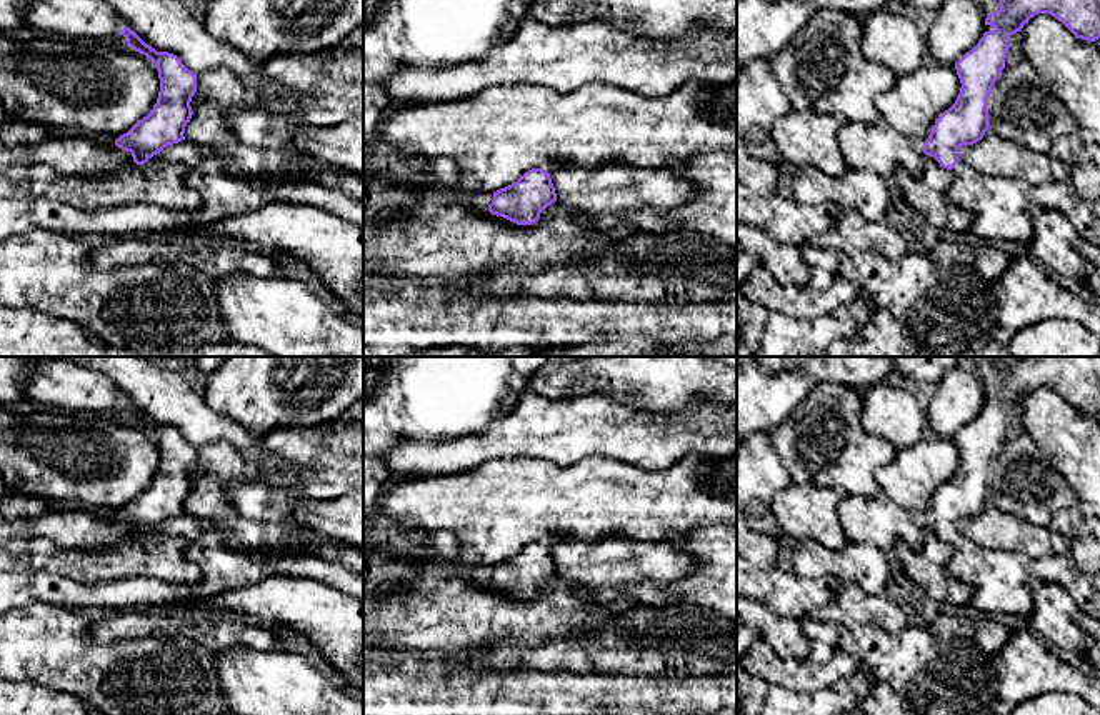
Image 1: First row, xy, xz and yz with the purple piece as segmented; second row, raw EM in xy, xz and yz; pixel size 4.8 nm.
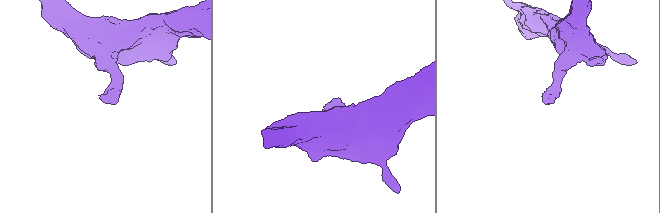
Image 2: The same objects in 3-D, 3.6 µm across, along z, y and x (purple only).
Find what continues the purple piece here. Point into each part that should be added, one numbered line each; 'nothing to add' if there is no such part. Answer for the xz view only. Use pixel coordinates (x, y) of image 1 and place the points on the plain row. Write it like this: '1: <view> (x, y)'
1: xz (444, 547)

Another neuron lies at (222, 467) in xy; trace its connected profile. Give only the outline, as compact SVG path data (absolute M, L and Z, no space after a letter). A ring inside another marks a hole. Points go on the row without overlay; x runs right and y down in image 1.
M230 443L198 448L197 465L203 477L193 485L183 510L212 523L185 550L187 560L200 568L198 582L168 583L137 575L83 585L50 572L5 572L0 573L0 612L48 603L155 613L165 605L215 603L222 595L270 575L310 578L363 603L363 573L310 552L303 540L313 533L312 528L292 518L263 522L235 512L228 490L250 472Z

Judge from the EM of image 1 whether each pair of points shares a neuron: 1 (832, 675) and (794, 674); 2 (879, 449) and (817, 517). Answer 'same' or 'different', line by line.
1: same
2: different

